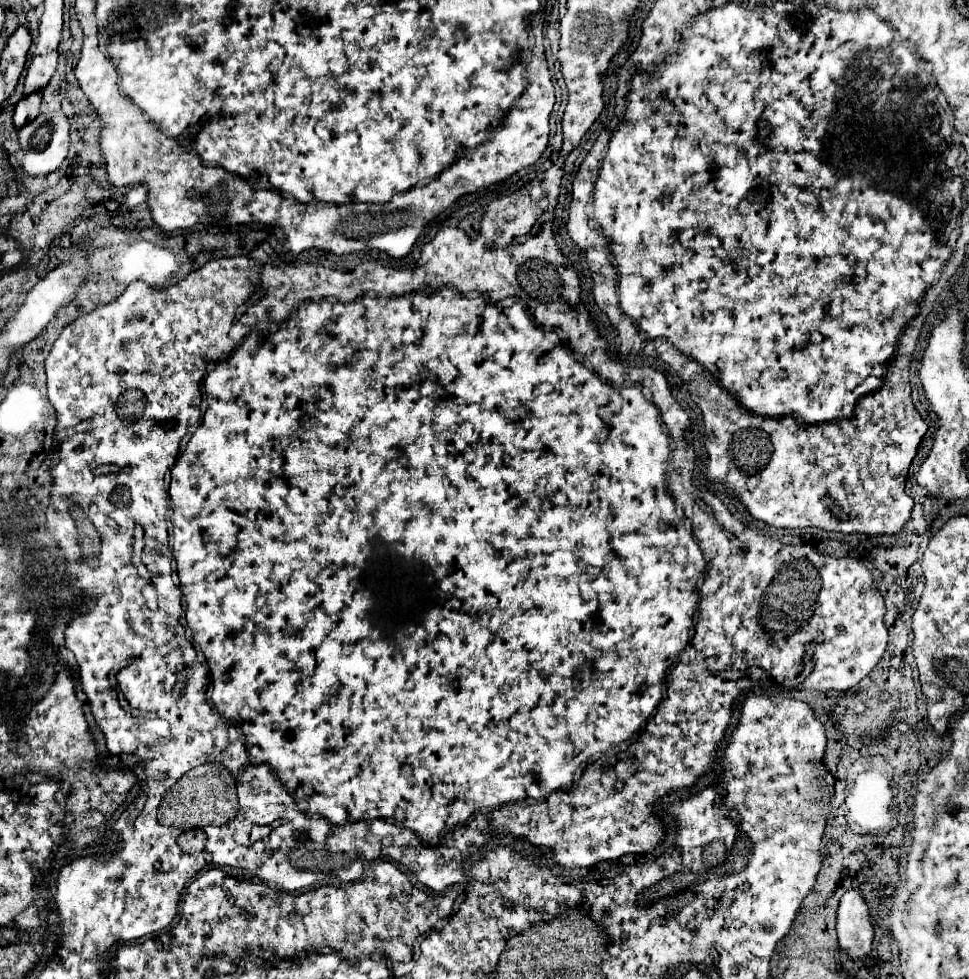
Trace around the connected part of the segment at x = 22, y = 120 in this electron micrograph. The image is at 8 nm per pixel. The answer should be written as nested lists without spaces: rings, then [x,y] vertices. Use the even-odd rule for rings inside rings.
[[[41,92],[33,94],[33,96],[27,96],[27,98],[17,102],[15,114],[13,114],[13,124],[15,124],[17,130],[23,128],[25,124],[33,122],[39,116],[39,104],[41,104]]]

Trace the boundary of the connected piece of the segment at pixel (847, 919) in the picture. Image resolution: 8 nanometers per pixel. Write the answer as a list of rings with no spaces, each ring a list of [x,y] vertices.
[[[859,890],[843,894],[837,908],[837,934],[839,946],[851,960],[863,960],[871,952],[873,926],[869,922],[869,910]]]

